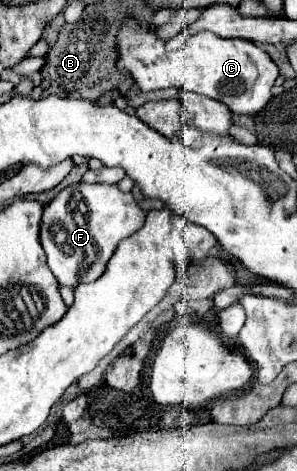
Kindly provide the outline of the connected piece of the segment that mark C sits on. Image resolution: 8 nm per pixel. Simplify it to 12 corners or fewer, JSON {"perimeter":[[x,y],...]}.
{"perimeter":[[119,21],[117,71],[255,115],[279,75],[245,39]]}

